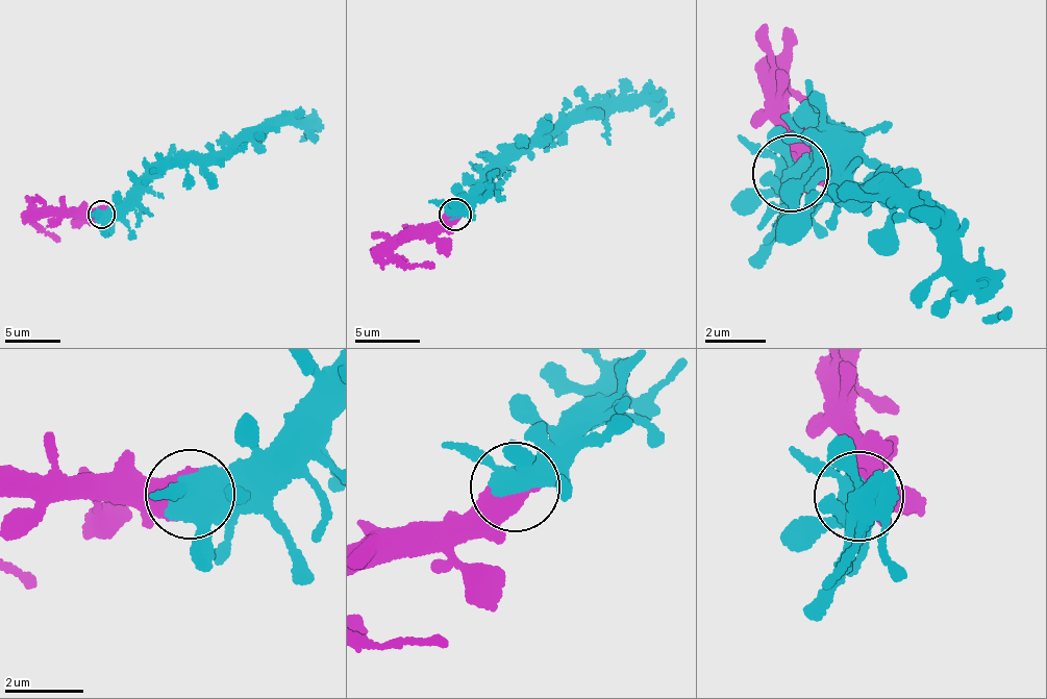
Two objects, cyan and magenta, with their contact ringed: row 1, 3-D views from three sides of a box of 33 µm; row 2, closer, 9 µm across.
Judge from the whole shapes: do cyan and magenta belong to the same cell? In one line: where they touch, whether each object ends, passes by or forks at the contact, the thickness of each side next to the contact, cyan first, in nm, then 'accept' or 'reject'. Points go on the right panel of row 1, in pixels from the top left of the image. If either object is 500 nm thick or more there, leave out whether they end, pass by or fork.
place (791, 173); calibres 460 and 800 nm; accept

